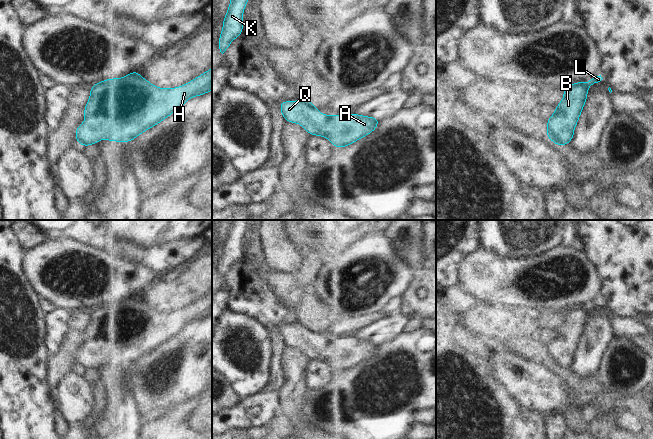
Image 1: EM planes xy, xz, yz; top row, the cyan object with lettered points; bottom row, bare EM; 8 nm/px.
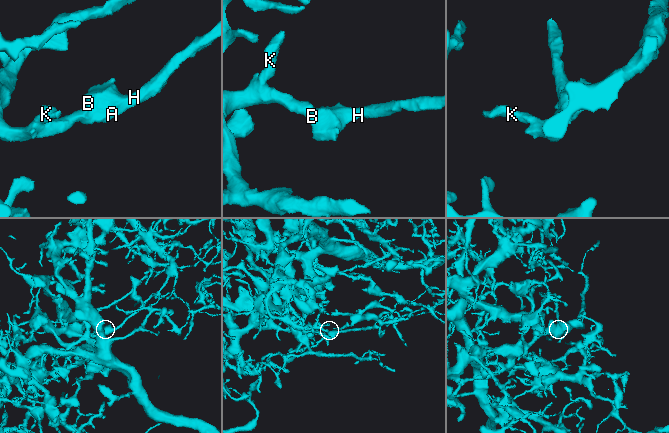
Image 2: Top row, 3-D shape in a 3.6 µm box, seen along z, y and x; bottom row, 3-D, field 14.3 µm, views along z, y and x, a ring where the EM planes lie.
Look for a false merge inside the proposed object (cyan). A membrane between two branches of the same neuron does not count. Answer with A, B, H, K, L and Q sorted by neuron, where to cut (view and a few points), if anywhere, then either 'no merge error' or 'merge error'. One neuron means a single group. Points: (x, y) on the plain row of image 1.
A B H K L Q | no cut | no merge error

